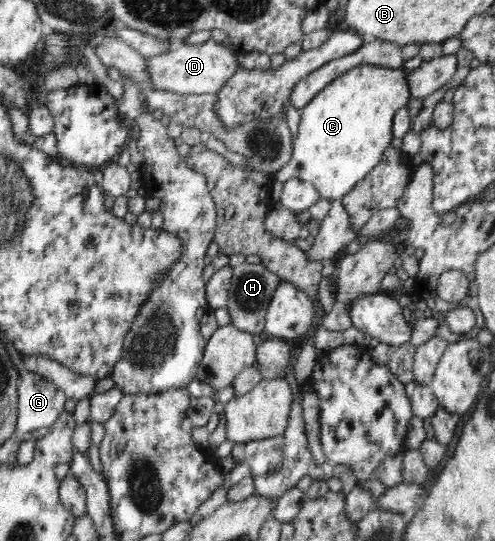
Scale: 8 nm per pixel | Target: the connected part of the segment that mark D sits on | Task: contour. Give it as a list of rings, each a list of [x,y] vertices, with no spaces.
[[[214,38],[200,45],[179,43],[170,47],[170,51],[166,53],[161,52],[160,55],[146,57],[146,70],[156,90],[171,91],[180,95],[216,94],[241,68],[237,53],[235,49],[224,46]]]

